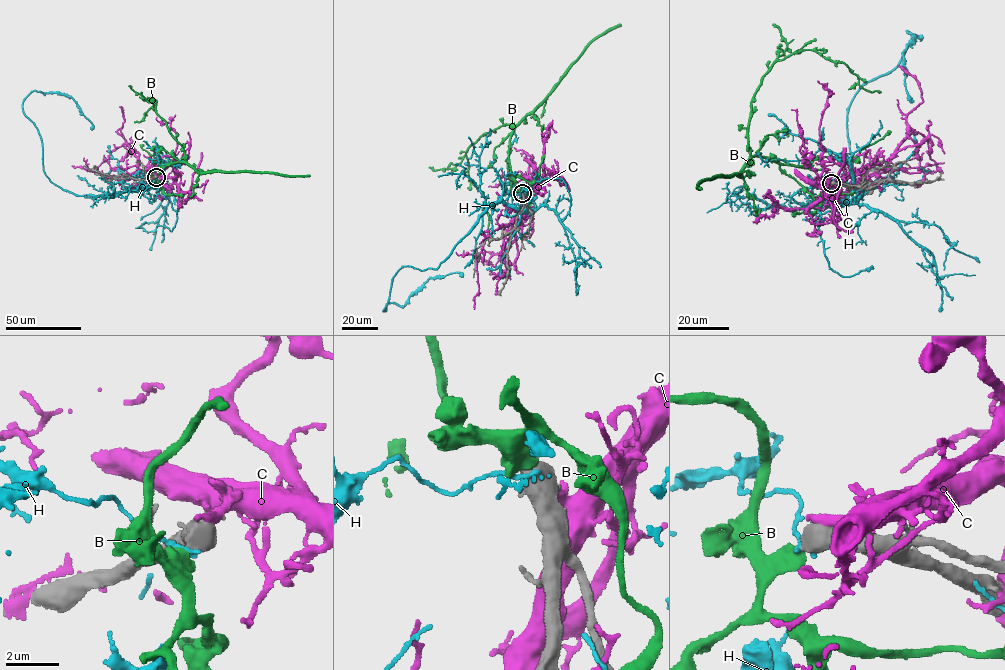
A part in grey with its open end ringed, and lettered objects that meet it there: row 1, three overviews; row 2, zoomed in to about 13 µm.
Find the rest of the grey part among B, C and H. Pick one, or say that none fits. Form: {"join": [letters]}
{"join": []}

